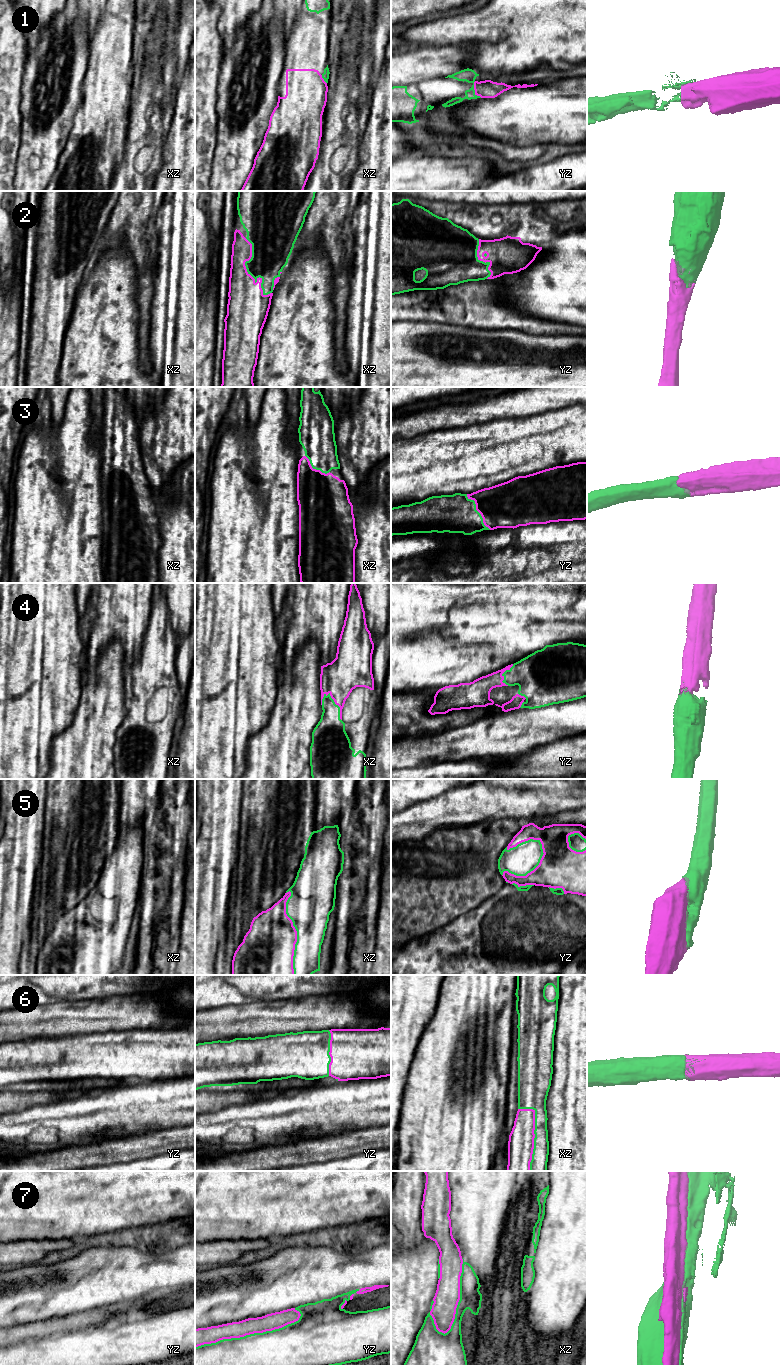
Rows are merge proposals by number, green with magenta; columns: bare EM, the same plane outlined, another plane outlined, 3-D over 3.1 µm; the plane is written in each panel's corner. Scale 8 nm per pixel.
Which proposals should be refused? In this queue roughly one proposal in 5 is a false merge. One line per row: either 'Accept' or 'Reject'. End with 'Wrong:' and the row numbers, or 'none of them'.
1: Accept
2: Accept
3: Accept
4: Accept
5: Accept
6: Accept
7: Reject
Wrong: 7

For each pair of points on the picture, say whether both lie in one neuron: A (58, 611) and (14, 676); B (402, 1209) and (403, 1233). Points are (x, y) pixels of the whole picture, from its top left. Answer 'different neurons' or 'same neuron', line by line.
A: same neuron
B: same neuron

